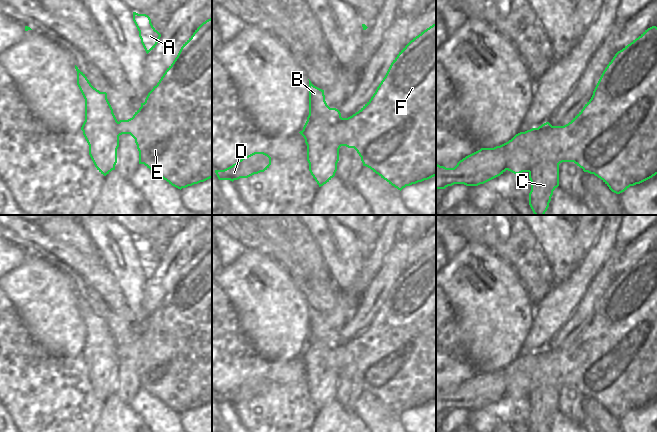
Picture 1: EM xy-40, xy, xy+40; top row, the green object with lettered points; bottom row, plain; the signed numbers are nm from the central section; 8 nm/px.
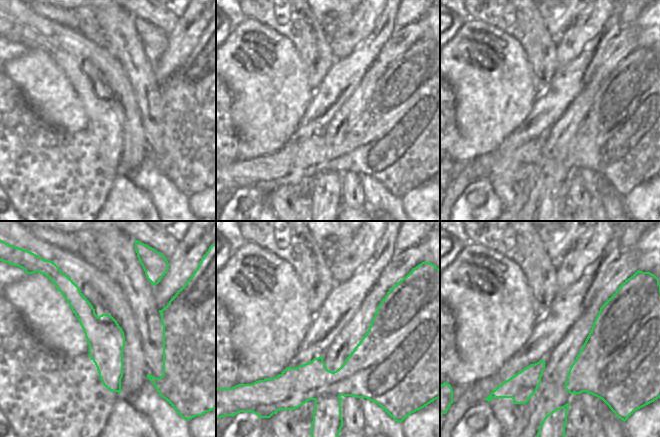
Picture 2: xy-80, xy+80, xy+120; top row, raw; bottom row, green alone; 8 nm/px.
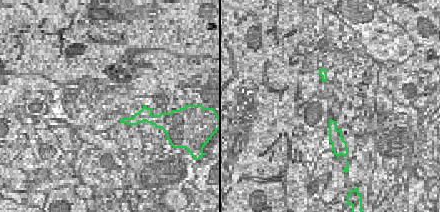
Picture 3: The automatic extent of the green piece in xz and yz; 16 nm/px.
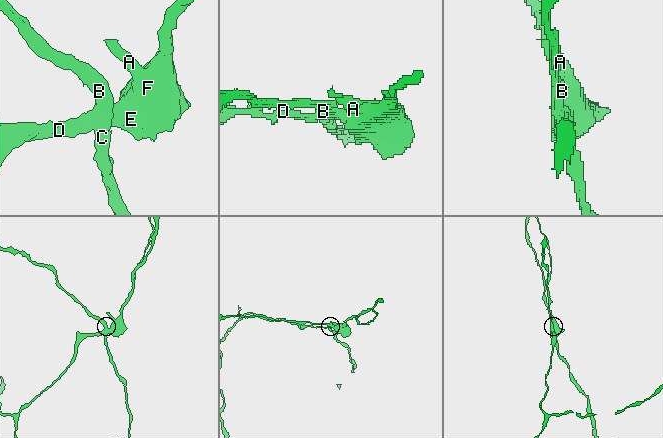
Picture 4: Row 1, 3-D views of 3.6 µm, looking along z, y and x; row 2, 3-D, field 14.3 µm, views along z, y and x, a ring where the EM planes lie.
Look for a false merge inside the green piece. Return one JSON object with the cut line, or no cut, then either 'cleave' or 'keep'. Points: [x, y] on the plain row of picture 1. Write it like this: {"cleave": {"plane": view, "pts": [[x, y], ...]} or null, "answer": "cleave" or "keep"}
{"cleave": {"plane": "xy+40", "pts": [[559, 387], [553, 384], [540, 384], [529, 396]]}, "answer": "cleave"}

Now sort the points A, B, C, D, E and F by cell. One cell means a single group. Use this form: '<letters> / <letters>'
A D E F / B C

